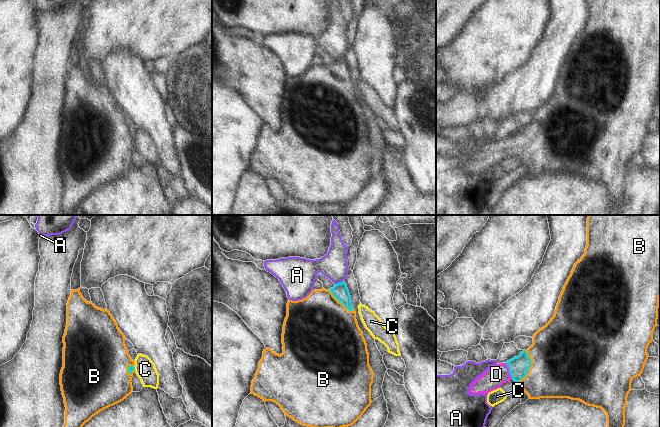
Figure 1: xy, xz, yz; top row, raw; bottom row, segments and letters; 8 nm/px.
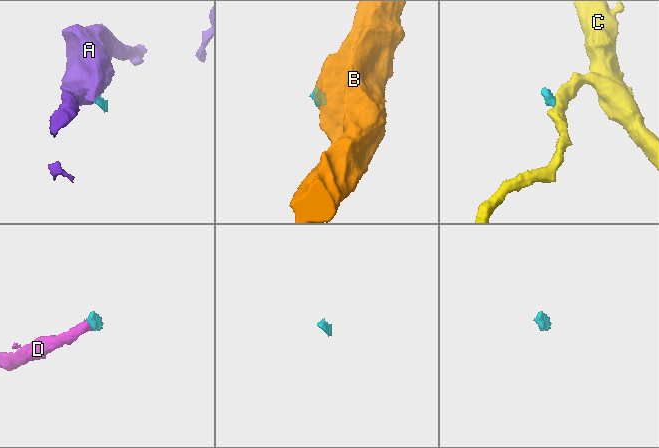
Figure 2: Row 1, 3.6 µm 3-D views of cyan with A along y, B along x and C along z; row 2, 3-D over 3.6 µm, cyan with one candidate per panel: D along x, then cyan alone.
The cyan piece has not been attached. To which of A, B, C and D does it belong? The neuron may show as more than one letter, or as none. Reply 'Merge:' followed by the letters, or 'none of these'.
Merge: B, D

